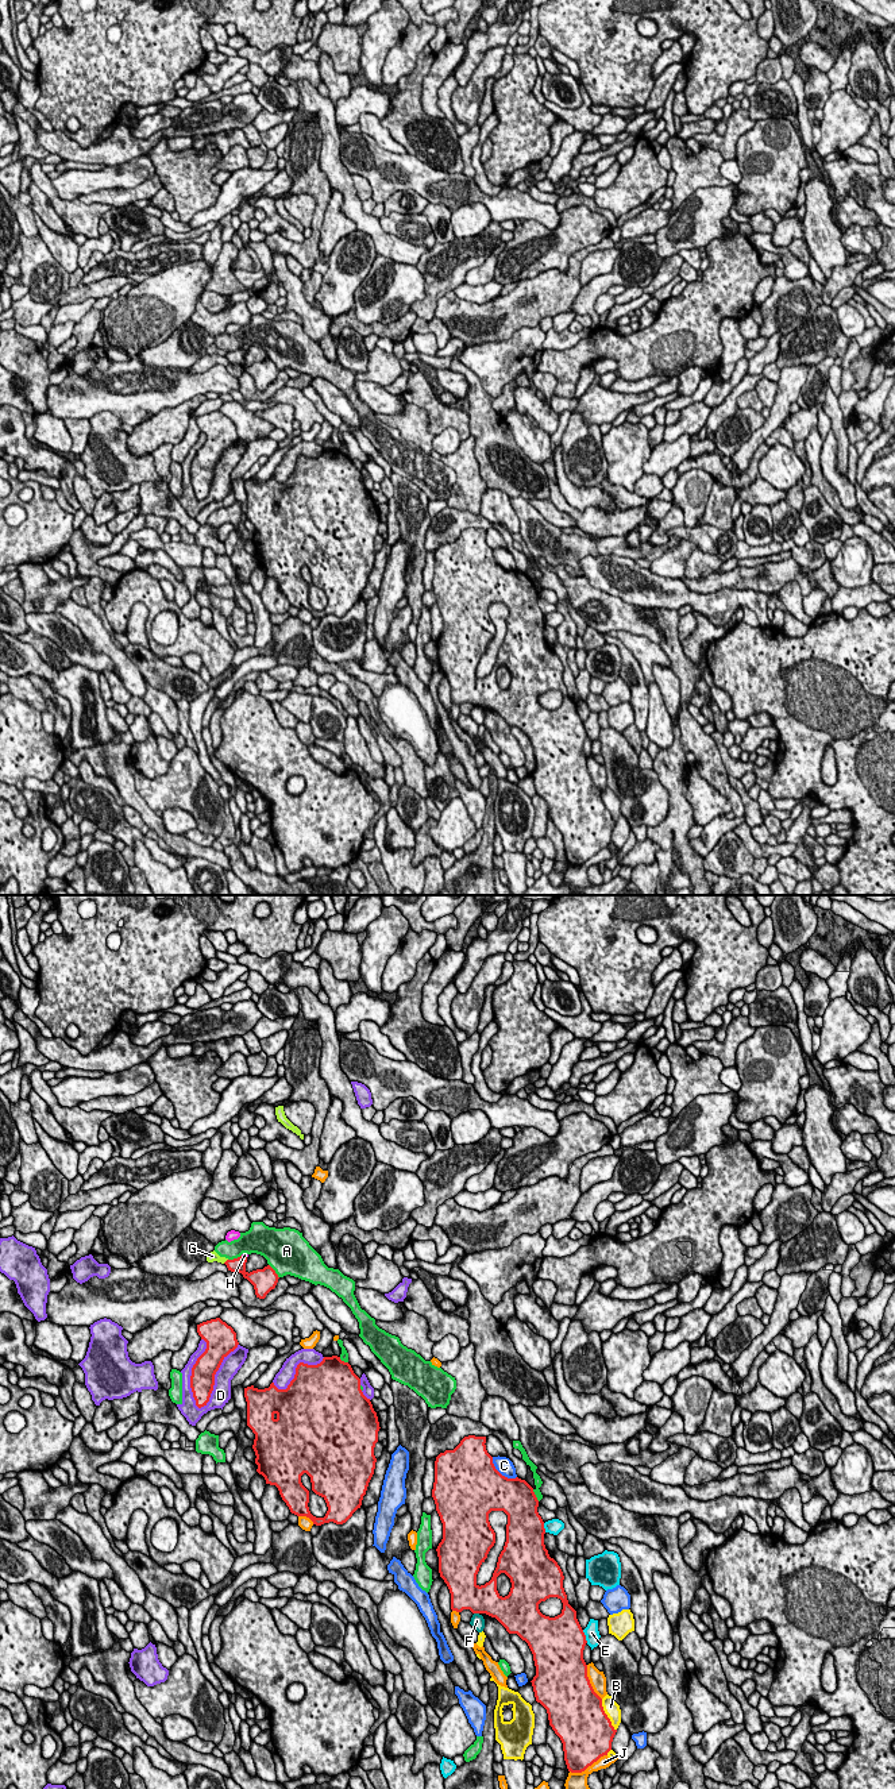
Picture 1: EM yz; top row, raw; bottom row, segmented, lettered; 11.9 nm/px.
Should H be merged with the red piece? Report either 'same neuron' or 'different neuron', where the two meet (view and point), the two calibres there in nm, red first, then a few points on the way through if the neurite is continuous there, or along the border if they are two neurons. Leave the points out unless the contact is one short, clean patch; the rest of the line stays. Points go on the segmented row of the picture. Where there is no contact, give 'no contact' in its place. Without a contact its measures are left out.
different neuron; contact yz (243, 1257); calibres 160 and 60 nm; border yz (240, 1256), (246, 1257)

